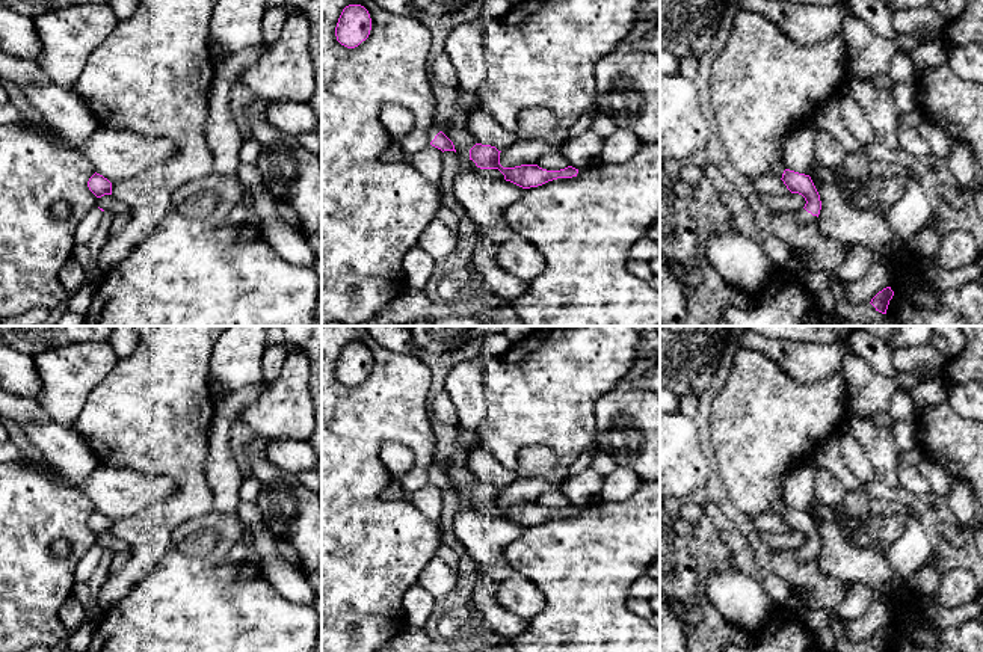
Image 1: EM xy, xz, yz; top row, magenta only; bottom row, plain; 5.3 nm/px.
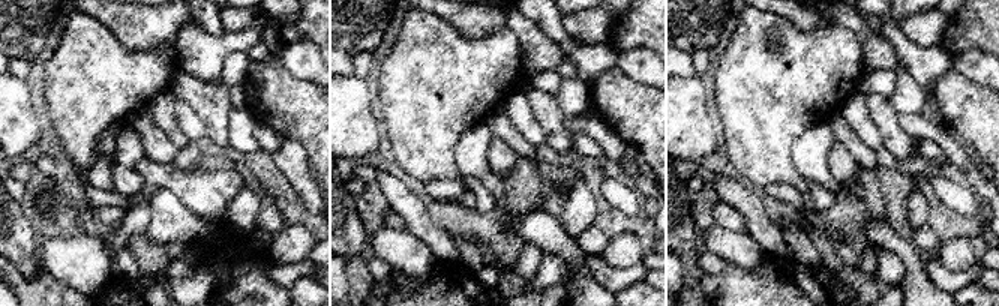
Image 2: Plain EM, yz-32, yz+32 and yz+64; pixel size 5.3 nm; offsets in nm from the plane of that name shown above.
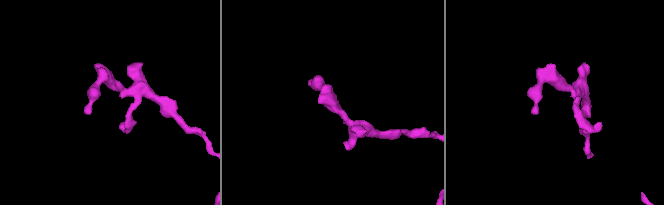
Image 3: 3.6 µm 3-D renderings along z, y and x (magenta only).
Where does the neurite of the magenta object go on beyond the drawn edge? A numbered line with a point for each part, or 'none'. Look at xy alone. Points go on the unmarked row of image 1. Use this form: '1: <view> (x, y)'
1: xy (83, 571)

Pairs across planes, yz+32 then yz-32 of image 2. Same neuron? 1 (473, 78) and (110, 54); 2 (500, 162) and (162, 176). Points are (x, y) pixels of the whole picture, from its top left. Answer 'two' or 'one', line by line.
1: one
2: two

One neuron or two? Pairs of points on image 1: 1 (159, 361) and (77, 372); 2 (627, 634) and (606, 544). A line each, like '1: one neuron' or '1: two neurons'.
1: two neurons
2: one neuron

